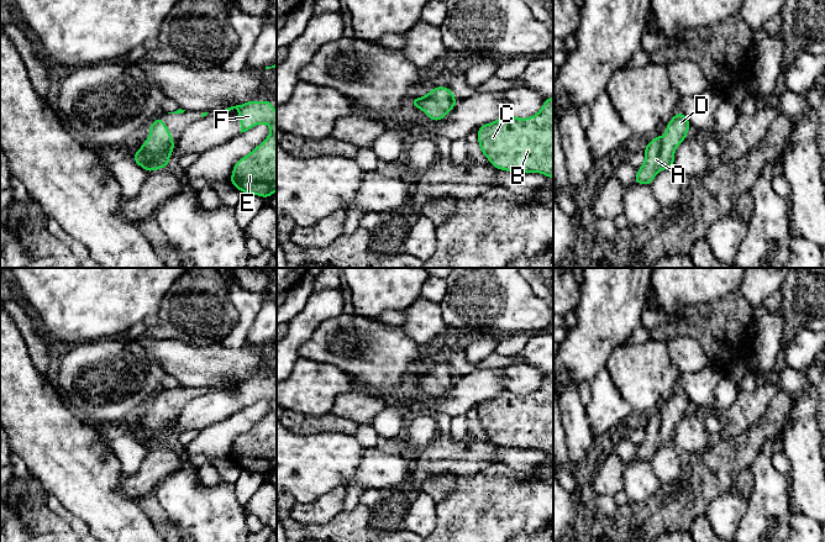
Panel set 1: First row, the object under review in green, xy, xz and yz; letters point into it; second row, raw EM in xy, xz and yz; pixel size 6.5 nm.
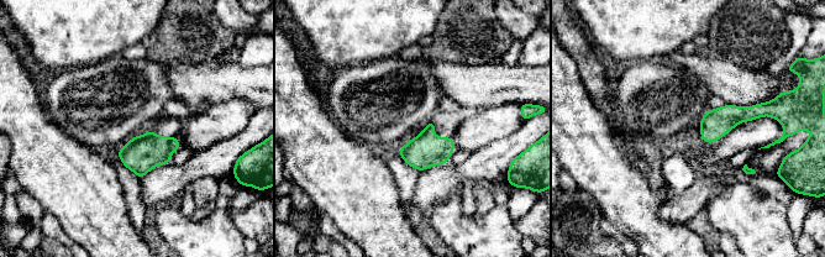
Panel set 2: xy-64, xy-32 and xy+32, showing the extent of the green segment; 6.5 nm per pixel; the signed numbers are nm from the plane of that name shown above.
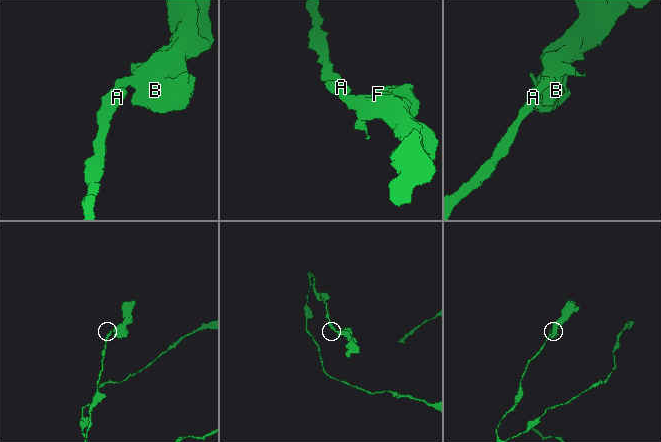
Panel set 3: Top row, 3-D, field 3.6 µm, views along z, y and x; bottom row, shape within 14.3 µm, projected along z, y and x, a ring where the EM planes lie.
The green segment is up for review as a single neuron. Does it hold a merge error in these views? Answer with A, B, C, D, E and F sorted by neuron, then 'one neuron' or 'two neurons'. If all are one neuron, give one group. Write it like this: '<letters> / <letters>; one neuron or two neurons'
A B C D E F; one neuron

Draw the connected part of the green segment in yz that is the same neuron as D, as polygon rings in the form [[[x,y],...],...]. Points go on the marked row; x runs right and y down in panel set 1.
[[[677,112],[666,125],[666,136],[657,136],[645,147],[645,162],[637,169],[634,184],[651,185],[656,174],[663,169],[674,169],[676,148],[687,140],[690,122],[685,115]]]

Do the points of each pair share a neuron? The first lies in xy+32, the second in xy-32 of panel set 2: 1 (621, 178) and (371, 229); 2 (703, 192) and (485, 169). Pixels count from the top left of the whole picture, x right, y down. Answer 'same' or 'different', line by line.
1: same
2: same

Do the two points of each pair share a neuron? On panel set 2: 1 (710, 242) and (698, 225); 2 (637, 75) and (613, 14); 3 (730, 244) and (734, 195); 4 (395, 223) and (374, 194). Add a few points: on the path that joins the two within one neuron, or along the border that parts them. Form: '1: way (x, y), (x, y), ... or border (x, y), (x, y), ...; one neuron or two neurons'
1: way (710, 239), (702, 229); one neuron
2: border (637, 59), (649, 61); two neurons
3: border (720, 234), (728, 234), (736, 244); two neurons
4: way (388, 215), (374, 202); one neuron

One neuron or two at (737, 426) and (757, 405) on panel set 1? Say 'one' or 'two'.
one

